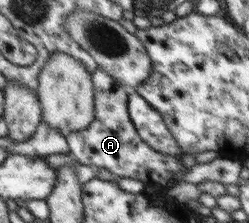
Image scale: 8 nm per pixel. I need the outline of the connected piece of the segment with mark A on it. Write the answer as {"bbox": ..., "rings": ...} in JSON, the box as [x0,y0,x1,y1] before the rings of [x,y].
{"bbox":[66,67,186,189],"rings":[[[97,67],[92,72],[94,86],[94,116],[89,126],[83,130],[71,131],[66,136],[69,154],[81,165],[106,168],[119,177],[135,178],[145,184],[171,189],[185,180],[186,171],[179,157],[165,155],[153,150],[136,131],[128,112],[129,91],[117,83],[111,75]]]}

